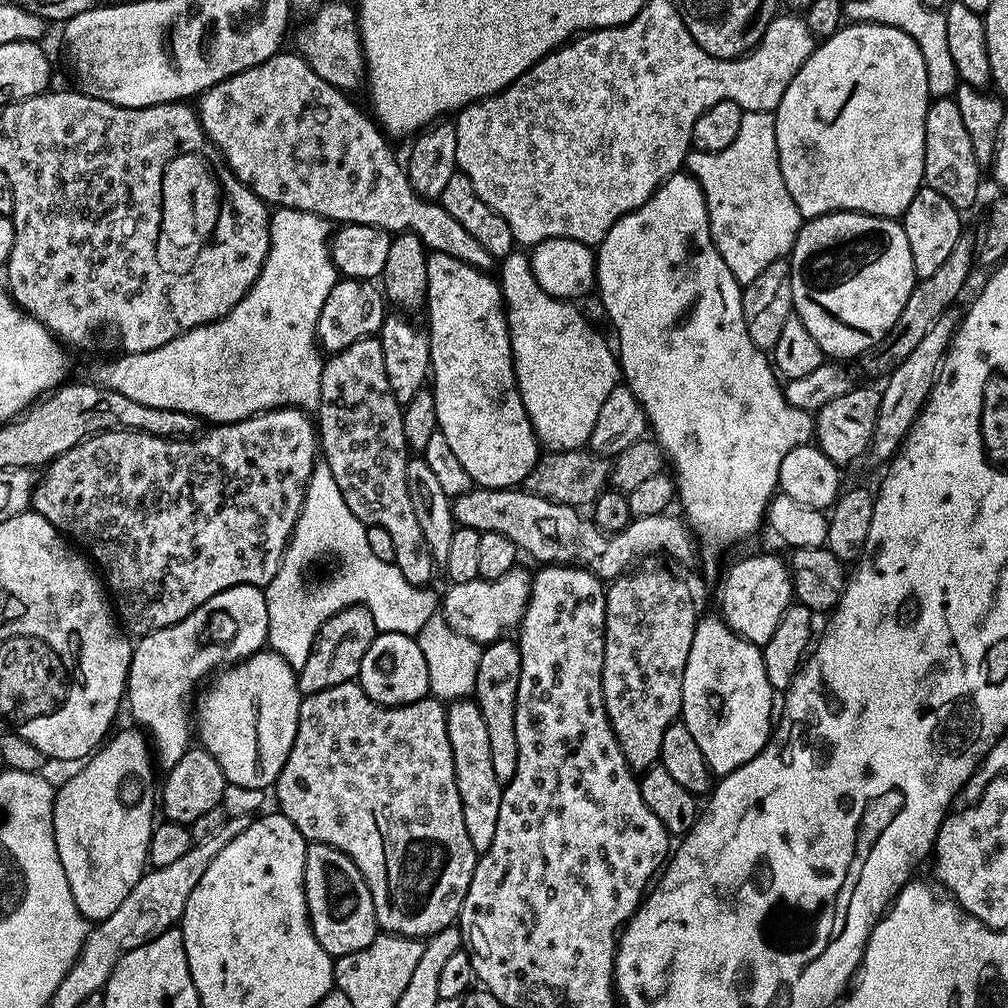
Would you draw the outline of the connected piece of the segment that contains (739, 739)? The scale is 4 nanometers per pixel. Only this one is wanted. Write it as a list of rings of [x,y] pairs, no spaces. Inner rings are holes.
[[[701,615],[696,622],[694,642],[690,642],[690,658],[686,658],[680,710],[686,730],[694,734],[694,742],[698,742],[702,758],[706,758],[708,769],[717,777],[723,778],[738,770],[768,745],[768,738],[774,727],[772,695],[774,689],[766,678],[763,651],[733,632],[719,615]]]

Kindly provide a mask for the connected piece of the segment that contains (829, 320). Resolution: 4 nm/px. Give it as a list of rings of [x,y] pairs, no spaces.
[[[828,212],[801,223],[790,253],[790,263],[795,315],[802,318],[806,330],[814,334],[814,342],[818,342],[828,358],[860,358],[874,348],[894,322],[898,322],[898,314],[902,314],[906,298],[910,298],[910,290],[914,290],[918,279],[903,223],[887,216],[867,216],[865,212]]]

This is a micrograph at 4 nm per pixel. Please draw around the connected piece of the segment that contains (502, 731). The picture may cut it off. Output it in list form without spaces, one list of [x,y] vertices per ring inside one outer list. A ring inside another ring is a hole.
[[[507,639],[494,640],[481,651],[474,693],[475,702],[482,710],[482,718],[486,722],[486,734],[490,734],[490,759],[494,766],[494,778],[498,778],[501,786],[509,784],[518,770],[516,699],[522,674],[520,645],[515,639]]]

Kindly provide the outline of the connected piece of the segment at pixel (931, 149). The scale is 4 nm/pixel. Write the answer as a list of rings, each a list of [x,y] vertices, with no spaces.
[[[933,99],[926,114],[924,184],[938,190],[946,202],[958,209],[967,210],[975,206],[980,196],[980,172],[982,165],[974,158],[974,146],[970,146],[970,130],[966,130],[966,125],[962,123],[962,113],[955,99]]]

